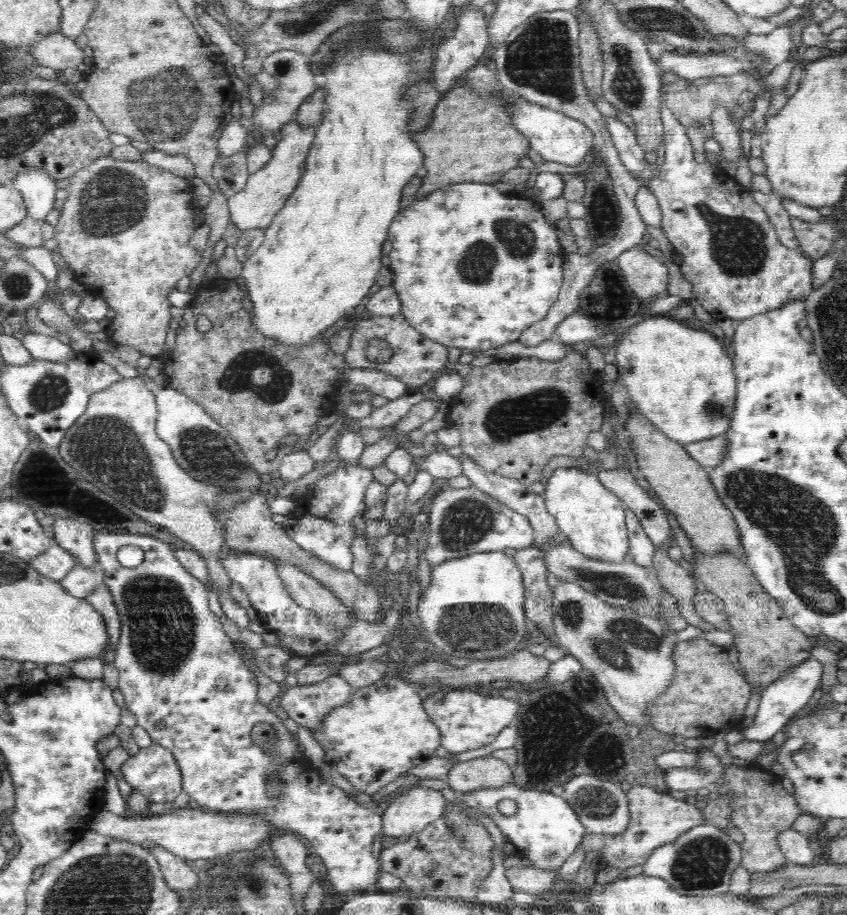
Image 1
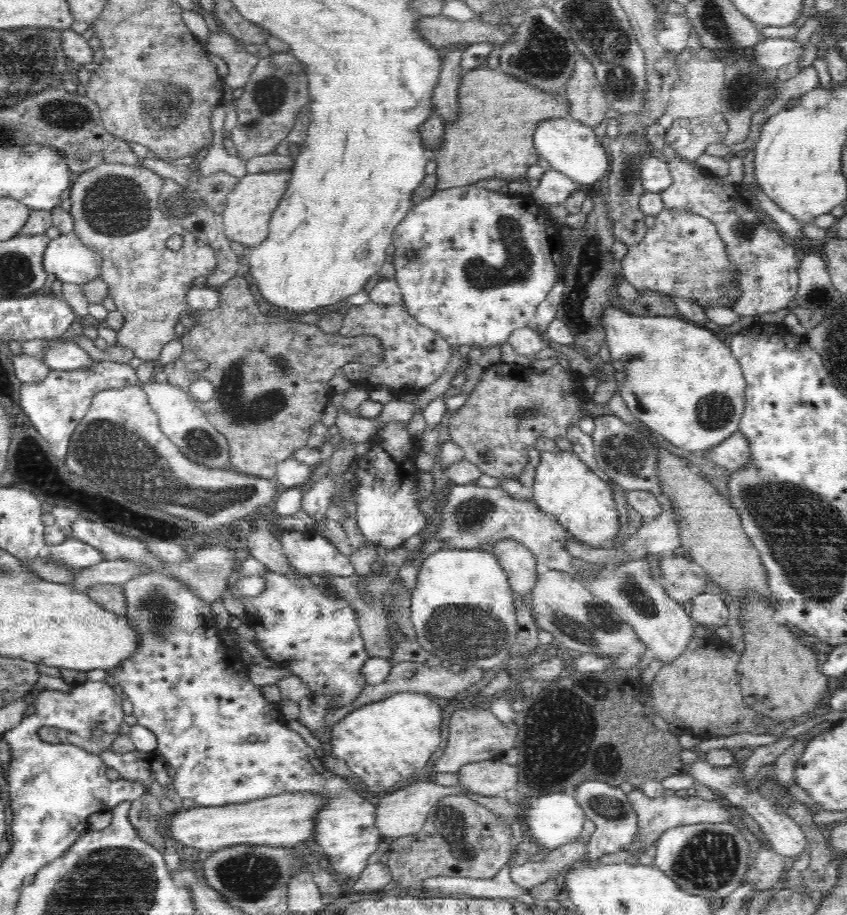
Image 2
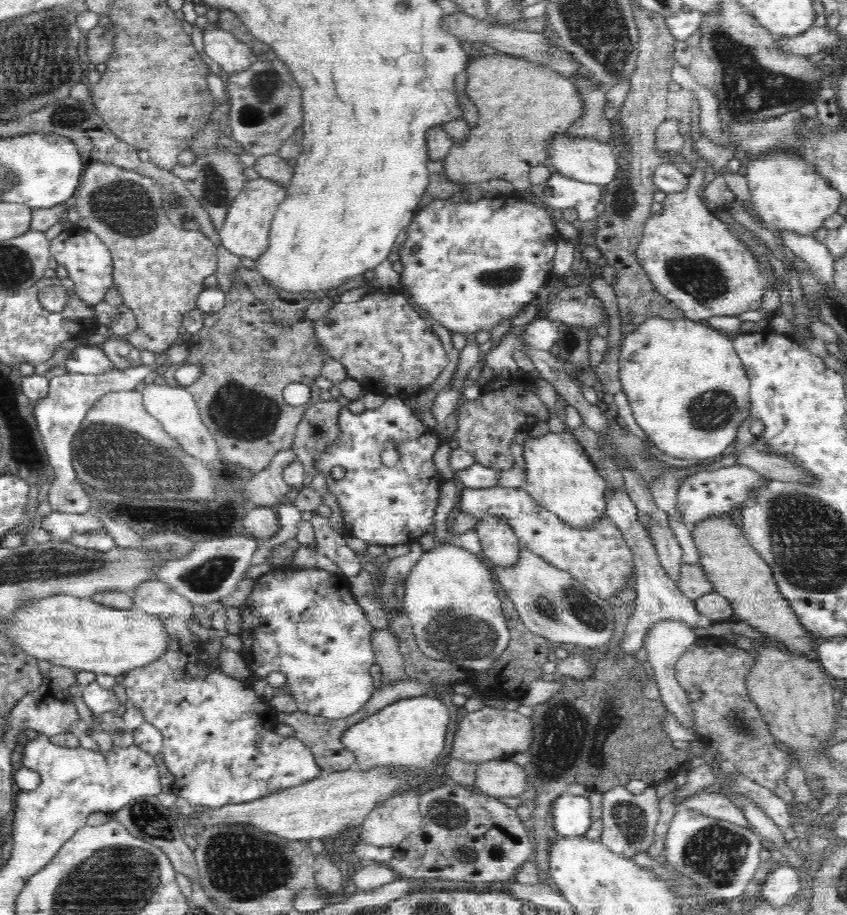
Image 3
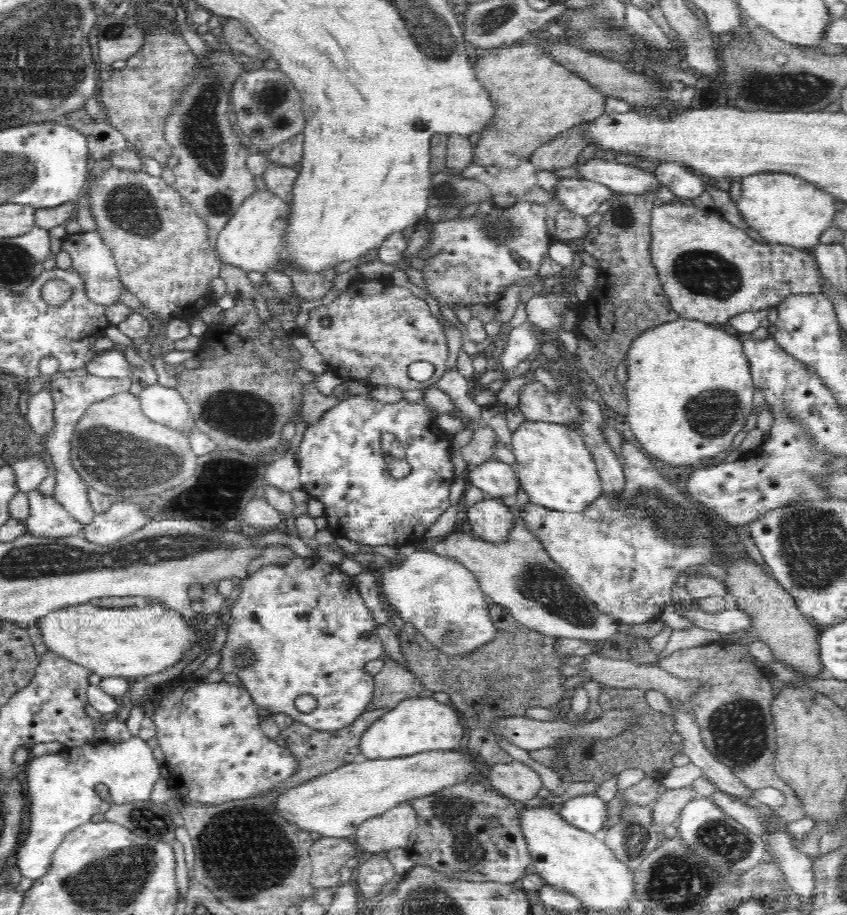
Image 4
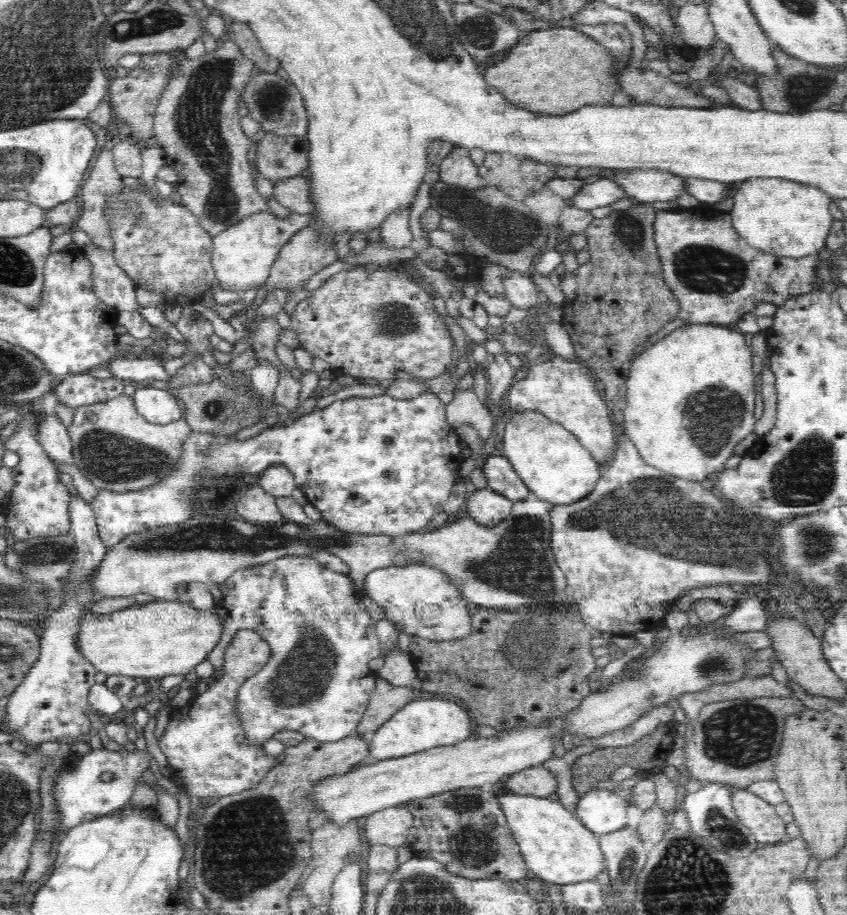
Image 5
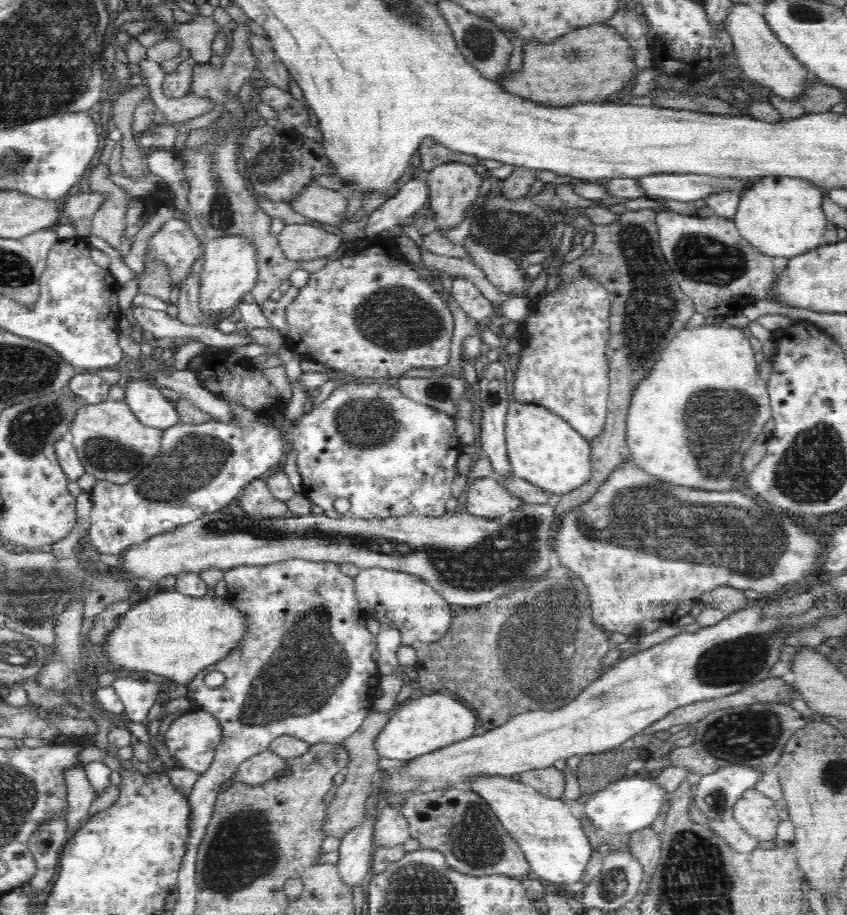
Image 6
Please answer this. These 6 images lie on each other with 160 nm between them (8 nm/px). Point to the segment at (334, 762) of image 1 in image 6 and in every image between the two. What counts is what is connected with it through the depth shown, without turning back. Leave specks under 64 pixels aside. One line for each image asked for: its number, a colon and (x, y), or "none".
2: (383, 742)
3: (410, 733)
4: (417, 724)
5: (421, 724)
6: (418, 726)

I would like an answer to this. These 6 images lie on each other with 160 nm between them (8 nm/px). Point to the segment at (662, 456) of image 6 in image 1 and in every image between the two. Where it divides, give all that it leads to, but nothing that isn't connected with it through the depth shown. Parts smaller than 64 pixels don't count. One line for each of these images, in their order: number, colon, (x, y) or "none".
1: (680, 378)
2: (679, 378)
3: (687, 388)
4: (689, 391)
5: (690, 396)

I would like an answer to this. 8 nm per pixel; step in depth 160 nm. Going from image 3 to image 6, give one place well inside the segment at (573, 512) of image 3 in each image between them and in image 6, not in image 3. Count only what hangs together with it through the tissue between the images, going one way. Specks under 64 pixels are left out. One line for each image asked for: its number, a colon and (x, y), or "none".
4: (555, 468)
5: (552, 463)
6: (544, 449)

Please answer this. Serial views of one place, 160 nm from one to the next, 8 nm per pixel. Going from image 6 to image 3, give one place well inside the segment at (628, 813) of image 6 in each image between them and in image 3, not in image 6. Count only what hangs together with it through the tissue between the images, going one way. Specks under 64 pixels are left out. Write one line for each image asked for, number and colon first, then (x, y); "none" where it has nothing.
3: (570, 814)
4: (588, 812)
5: (602, 811)

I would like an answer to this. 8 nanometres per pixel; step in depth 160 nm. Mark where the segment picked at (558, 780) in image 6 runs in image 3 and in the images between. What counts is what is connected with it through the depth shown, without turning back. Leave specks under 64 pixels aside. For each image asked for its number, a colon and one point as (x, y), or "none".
3: (500, 777)
4: (516, 780)
5: (536, 780)

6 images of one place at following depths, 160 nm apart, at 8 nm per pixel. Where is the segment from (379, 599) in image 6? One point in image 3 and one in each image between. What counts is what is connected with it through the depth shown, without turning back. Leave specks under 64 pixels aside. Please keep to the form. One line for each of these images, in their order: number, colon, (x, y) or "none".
3: (454, 603)
4: (443, 600)
5: (420, 600)

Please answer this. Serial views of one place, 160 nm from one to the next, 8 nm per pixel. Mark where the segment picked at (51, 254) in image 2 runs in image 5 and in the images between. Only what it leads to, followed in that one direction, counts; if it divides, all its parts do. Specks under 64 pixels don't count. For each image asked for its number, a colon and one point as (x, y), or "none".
3: (88, 261)
4: (92, 259)
5: (112, 285)

